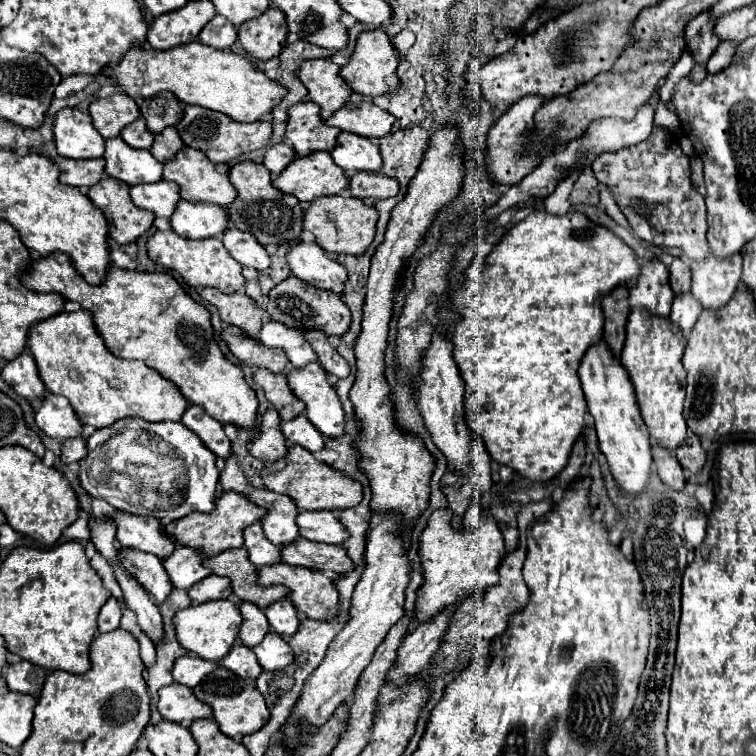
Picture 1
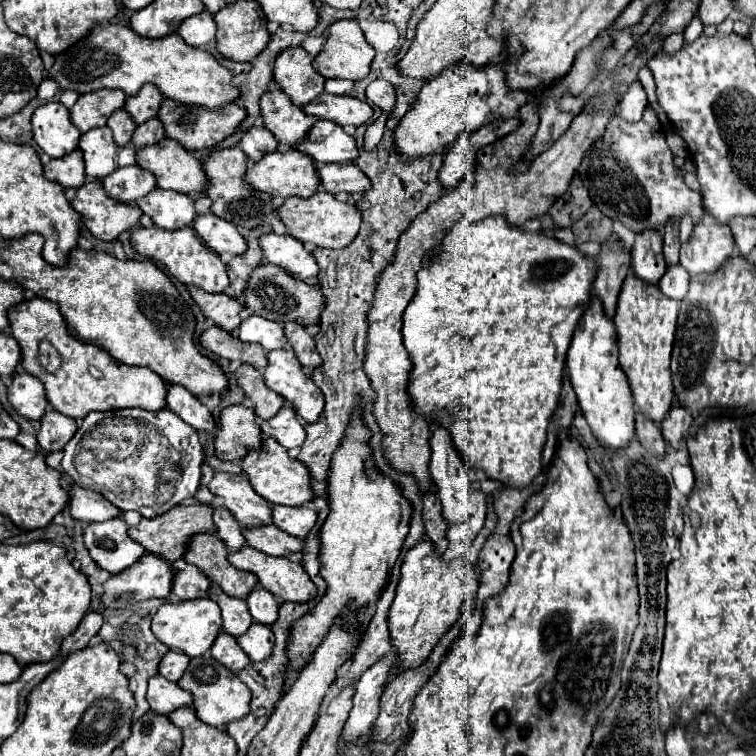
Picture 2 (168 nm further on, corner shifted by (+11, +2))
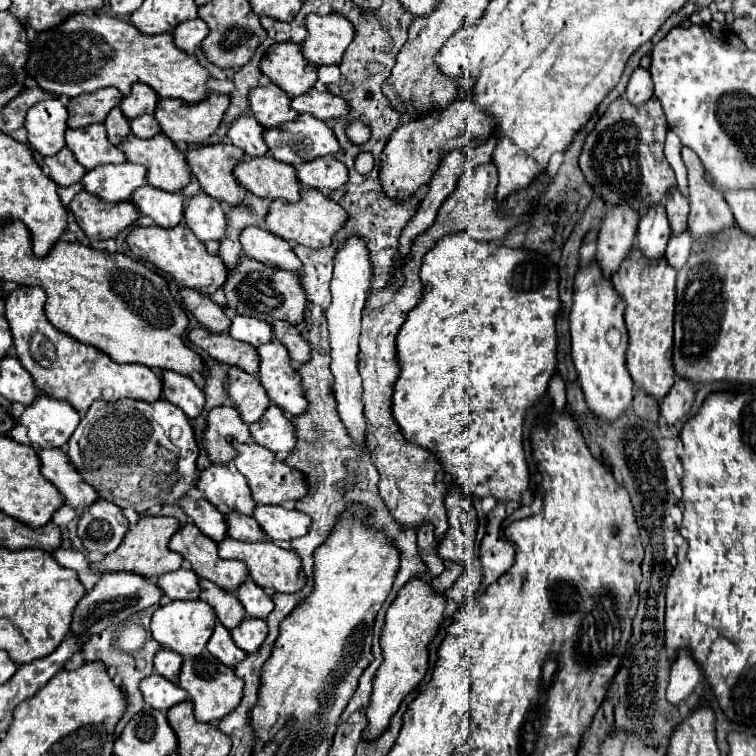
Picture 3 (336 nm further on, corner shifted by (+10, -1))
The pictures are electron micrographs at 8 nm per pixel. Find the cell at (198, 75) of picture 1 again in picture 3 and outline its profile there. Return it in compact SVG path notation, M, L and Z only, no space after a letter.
M78 13L74 17L68 17L58 29L50 29L50 33L36 33L30 37L32 53L30 61L26 65L26 71L30 77L38 81L38 85L60 97L78 97L82 93L92 93L102 87L116 87L122 95L128 95L134 83L146 83L150 85L158 97L174 97L182 99L186 103L198 103L206 99L212 91L208 89L208 81L212 79L208 69L202 67L196 57L186 55L182 49L174 45L172 33L162 35L144 35L134 25L114 19L110 15L98 15L98 13Z

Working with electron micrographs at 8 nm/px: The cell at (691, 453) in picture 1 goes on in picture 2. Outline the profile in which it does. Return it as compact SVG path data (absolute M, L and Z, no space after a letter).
M673 404L669 408L669 414L665 420L661 420L661 432L663 432L663 438L669 446L673 446L675 450L681 446L681 440L683 436L687 434L689 426L691 426L691 414L689 410L685 410L683 406L677 406Z

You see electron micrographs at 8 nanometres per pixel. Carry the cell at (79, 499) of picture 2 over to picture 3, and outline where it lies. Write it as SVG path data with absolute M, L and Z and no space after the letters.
M40 449L38 451L42 461L42 475L56 485L56 489L64 495L66 505L80 511L88 505L98 501L96 491L82 481L82 477L76 473L76 469L70 465L68 457L60 449Z

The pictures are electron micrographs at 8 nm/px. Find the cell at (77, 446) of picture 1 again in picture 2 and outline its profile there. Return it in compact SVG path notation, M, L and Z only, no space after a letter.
M47 410L45 416L39 420L39 430L37 430L37 444L45 452L61 450L75 434L77 422L65 414L59 414L57 410Z

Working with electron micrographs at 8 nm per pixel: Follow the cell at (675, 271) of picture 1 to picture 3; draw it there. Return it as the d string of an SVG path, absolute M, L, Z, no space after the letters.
M674 189L674 197L666 197L664 209L670 221L672 235L678 235L686 231L686 219L688 219L688 199L680 195L678 189Z

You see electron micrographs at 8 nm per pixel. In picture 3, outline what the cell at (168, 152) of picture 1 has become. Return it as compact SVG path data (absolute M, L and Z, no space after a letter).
M142 115L132 121L132 133L140 139L150 139L160 133L160 125L152 115Z

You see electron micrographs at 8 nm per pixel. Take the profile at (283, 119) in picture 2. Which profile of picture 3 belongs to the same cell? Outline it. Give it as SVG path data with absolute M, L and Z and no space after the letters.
M274 83L252 89L250 107L258 123L266 129L282 127L298 117L298 113L290 107L290 97L286 97L286 93L282 93L282 89L278 89Z

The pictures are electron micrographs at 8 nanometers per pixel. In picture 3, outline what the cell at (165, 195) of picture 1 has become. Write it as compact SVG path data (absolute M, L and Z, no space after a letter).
M128 161L122 165L102 165L102 169L88 171L82 179L82 185L102 201L122 203L130 201L132 193L146 185L146 173L146 167Z

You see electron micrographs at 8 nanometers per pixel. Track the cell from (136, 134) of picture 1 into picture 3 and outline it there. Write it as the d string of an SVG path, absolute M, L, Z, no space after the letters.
M114 107L110 111L110 115L106 117L106 131L108 131L108 139L112 145L120 145L124 141L124 137L130 133L130 121L122 115L120 107Z

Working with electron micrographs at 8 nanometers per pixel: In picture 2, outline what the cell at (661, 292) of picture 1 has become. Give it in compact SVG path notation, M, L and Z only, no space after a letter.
M643 230L635 234L635 244L631 248L633 274L649 284L657 284L665 274L663 242L659 230Z

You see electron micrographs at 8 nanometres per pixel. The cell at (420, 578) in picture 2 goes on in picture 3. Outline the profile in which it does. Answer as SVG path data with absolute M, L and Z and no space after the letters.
M412 577L398 591L398 597L386 611L386 623L380 635L384 661L374 677L370 705L366 709L366 719L370 727L364 731L364 737L374 737L374 733L382 733L382 729L386 729L386 723L390 723L394 709L398 709L400 701L424 679L424 673L428 669L428 645L438 635L440 623L444 621L444 609L446 597L442 593L436 593L432 585L426 583L422 577Z

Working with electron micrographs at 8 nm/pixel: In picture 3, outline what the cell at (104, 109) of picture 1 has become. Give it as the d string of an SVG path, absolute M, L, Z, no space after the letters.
M106 87L100 91L70 99L68 127L70 129L84 129L94 123L104 123L110 109L118 107L120 101L122 101L122 93L118 93L118 89L114 89L114 87Z

